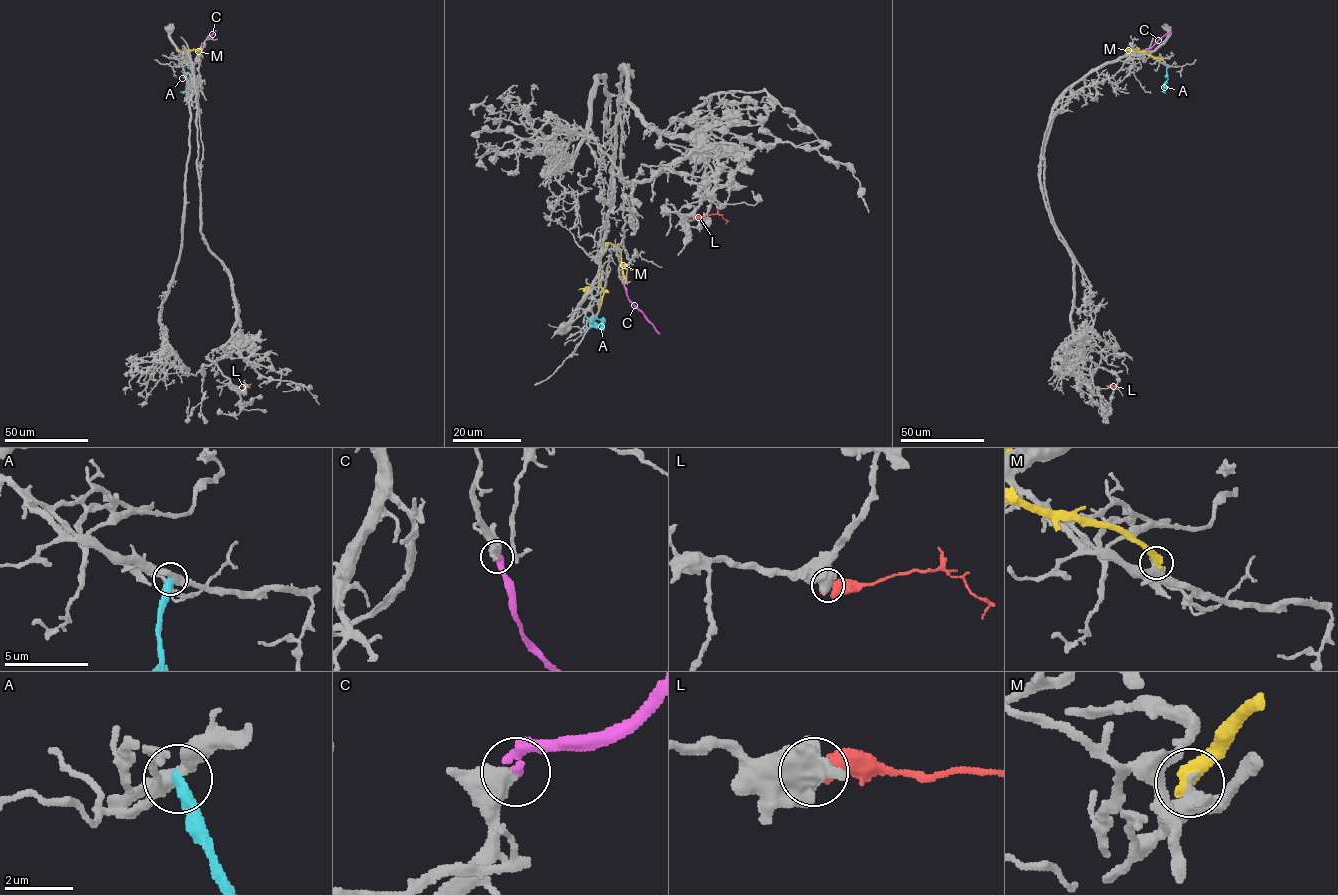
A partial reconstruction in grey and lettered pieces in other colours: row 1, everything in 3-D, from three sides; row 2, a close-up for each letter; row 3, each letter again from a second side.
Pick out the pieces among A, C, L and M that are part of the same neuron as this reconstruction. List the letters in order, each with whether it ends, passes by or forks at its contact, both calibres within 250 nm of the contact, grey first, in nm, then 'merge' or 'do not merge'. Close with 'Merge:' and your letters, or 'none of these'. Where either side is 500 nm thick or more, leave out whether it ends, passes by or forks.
A: it ends; calibres 320 and 380 nm; do not merge
C: calibres 550 and 280 nm; do not merge
L: calibres 900 and 550 nm; do not merge
M: calibres 400 and 500 nm; do not merge
Merge: none of these

